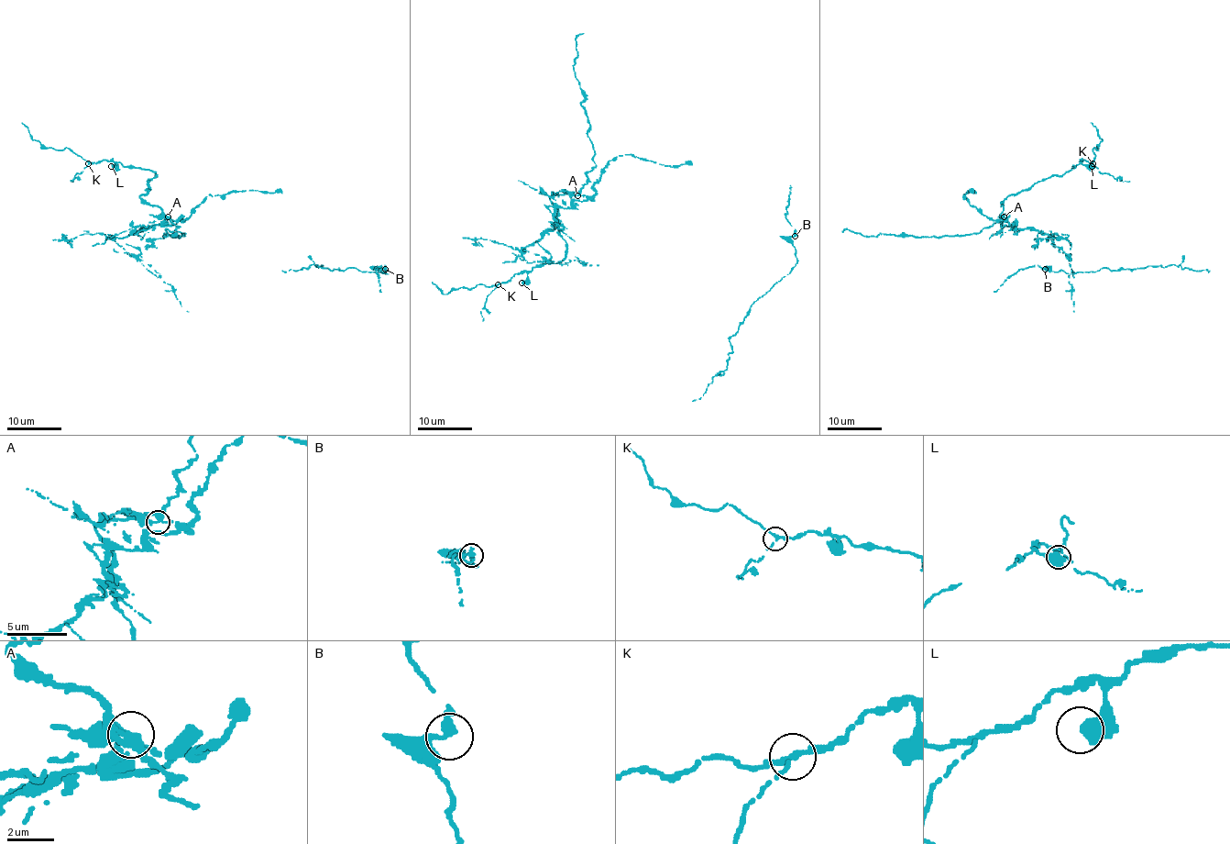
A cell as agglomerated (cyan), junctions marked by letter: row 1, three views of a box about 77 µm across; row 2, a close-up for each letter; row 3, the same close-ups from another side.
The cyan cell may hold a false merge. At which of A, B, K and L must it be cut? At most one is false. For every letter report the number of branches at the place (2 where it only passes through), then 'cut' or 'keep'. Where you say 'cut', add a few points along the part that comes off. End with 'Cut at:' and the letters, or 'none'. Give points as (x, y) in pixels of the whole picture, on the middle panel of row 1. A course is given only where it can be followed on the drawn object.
A: 3 branches meet; cut; foreign part runs (577, 195), (555, 194), (554, 227), (527, 246), (522, 257), (528, 262), (573, 260), (598, 265)
B: 2 branches meet; keep
K: 3 branches meet; keep
L: 1 branches meet; keep
Cut at: A

